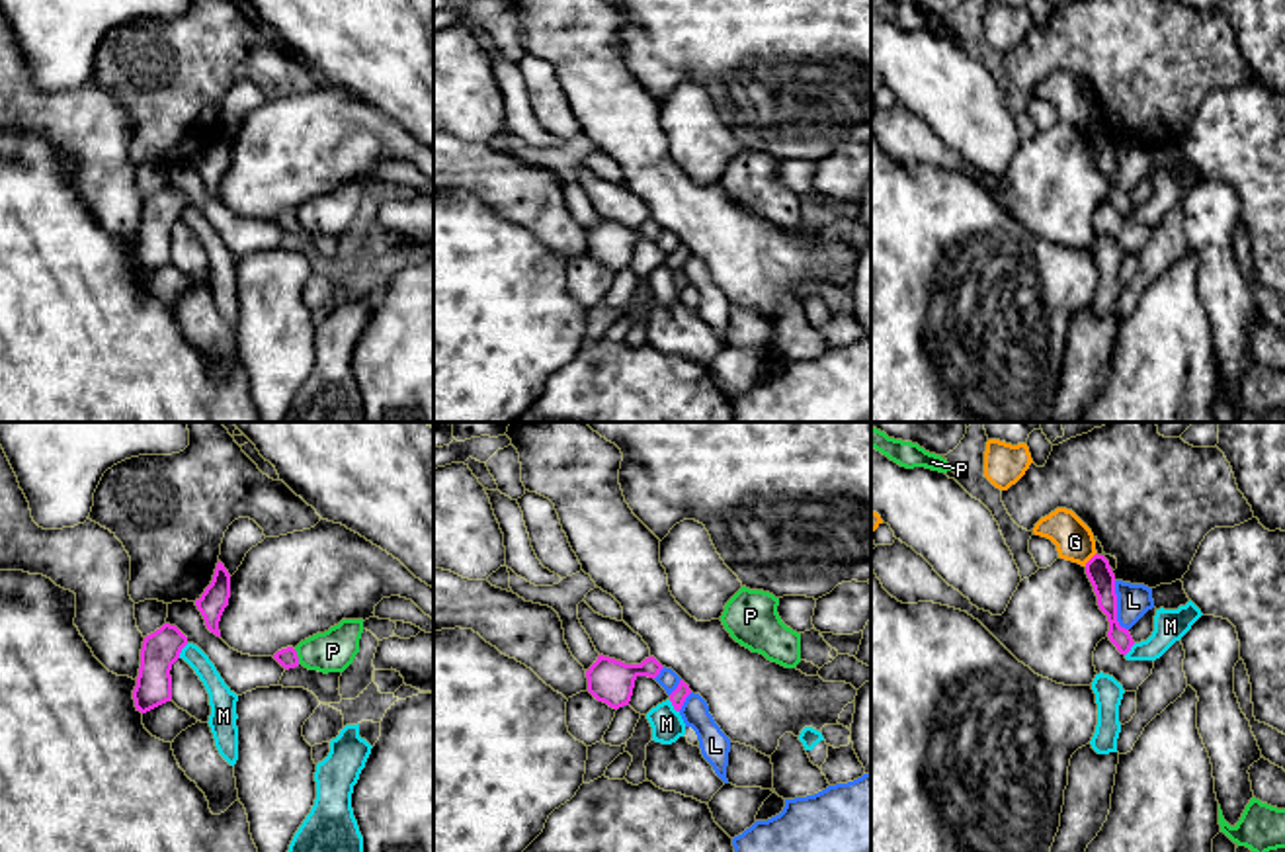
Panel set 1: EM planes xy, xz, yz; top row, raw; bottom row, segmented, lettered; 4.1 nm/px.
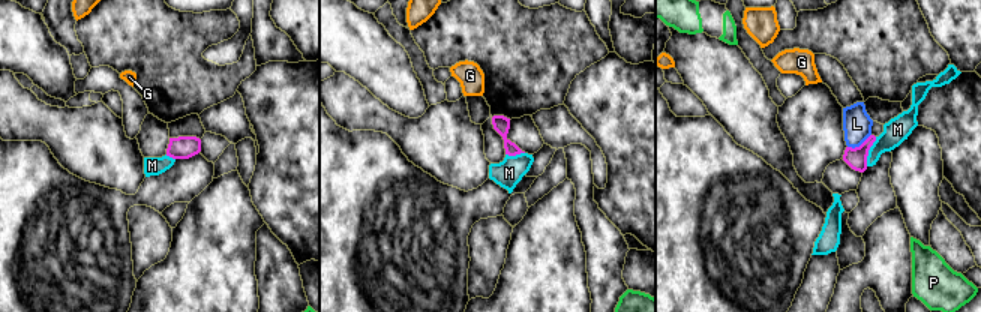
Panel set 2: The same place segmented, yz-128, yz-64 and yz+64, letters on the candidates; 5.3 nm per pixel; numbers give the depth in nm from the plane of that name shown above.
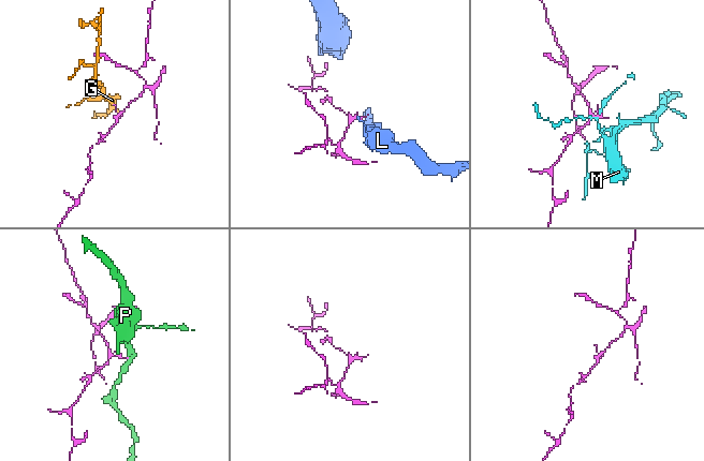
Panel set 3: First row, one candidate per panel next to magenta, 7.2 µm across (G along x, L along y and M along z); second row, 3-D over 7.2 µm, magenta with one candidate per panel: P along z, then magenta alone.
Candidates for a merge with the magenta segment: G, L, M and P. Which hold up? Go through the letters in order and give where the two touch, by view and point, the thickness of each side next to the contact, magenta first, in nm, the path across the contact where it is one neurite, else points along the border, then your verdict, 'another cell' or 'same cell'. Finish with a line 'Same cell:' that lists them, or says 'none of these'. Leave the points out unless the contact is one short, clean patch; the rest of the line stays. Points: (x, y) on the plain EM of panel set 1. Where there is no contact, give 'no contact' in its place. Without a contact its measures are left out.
G: meets magenta in yz at (1090, 122); 100 nm thick on the magenta side, 160 nm on the other; border along yz (1096, 114), (1084, 127); another cell
L: meets magenta in yz at (1116, 169); 100 nm thick on the magenta side, 140 nm on the other; another cell
M: meets magenta in xy at (180, 213); 160 nm thick on the magenta side, 100 nm on the other; another cell
P: meets magenta in xy at (297, 219); 80 nm thick on the magenta side, 180 nm on the other; border along xy (293, 212), (299, 225); another cell
Same cell: none of these

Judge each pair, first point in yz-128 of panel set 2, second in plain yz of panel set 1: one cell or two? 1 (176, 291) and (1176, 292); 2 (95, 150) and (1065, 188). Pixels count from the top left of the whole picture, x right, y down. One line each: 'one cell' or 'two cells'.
1: one cell
2: one cell

